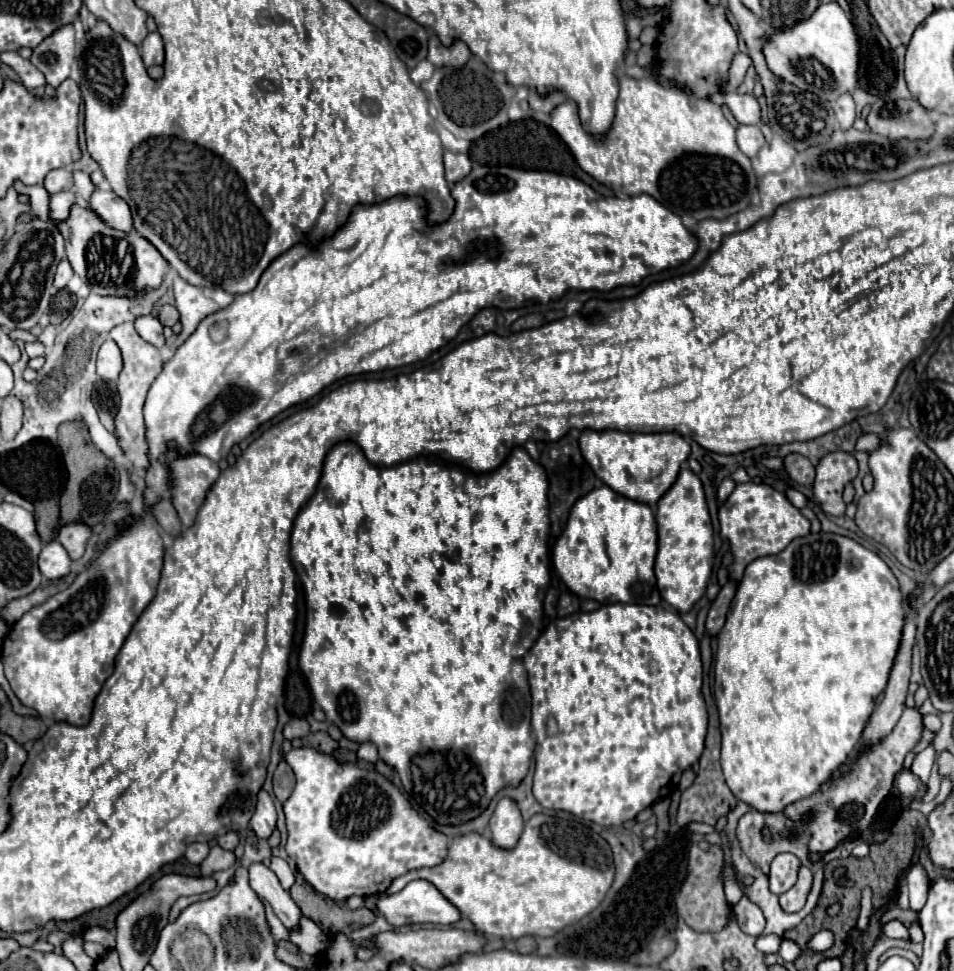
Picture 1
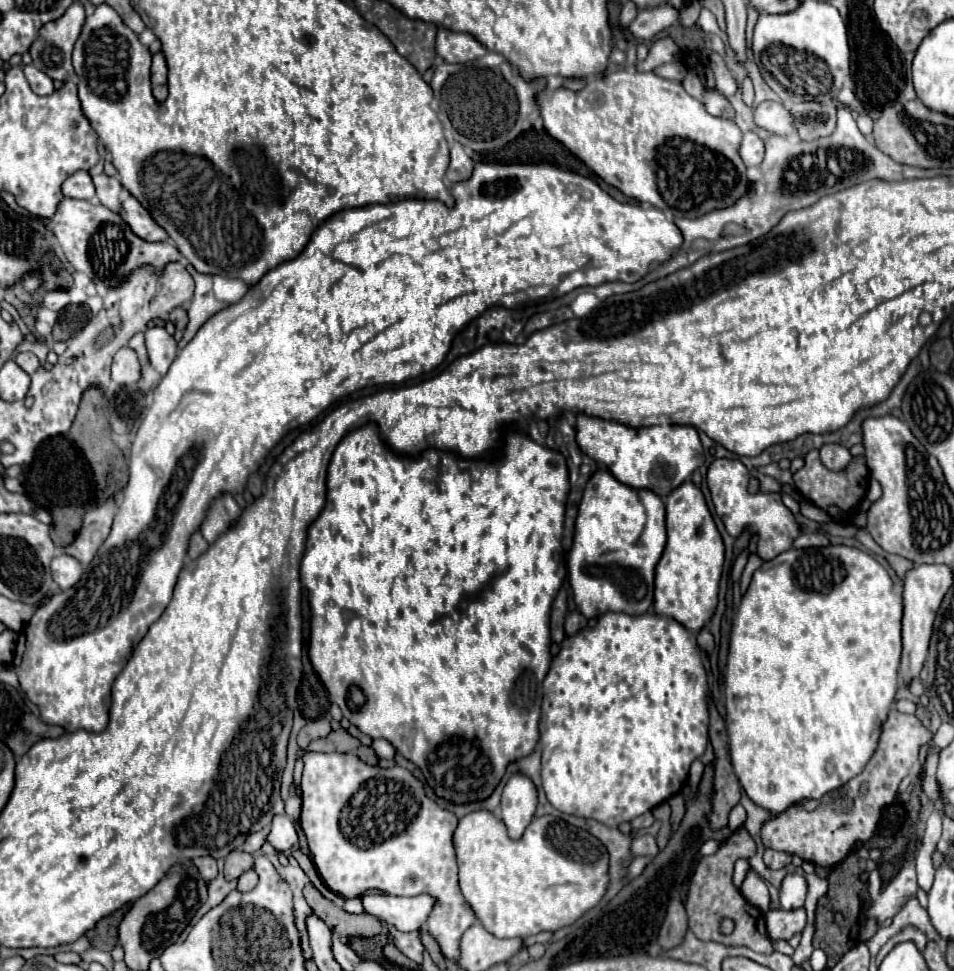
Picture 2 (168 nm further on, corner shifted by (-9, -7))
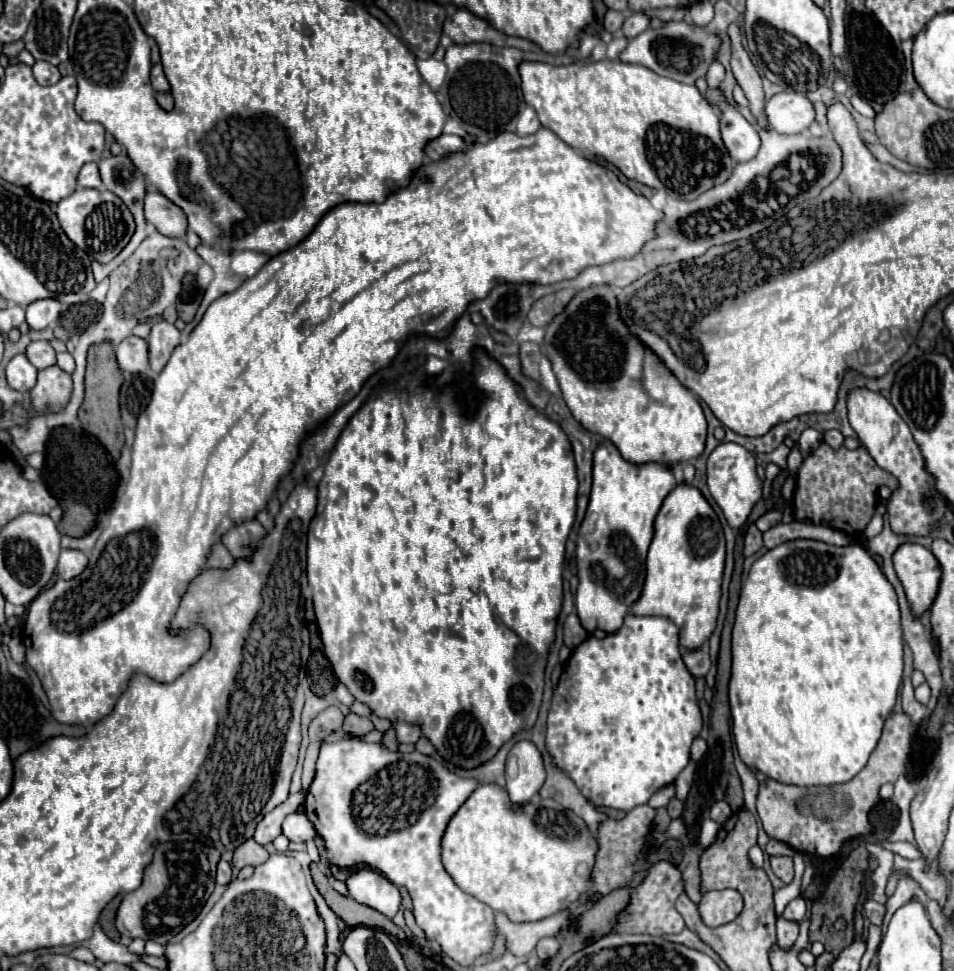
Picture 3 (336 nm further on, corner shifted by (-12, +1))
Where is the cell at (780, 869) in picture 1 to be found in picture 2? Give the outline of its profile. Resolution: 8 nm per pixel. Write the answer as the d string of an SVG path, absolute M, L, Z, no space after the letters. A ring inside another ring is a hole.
M797 872L787 874L787 876L783 878L781 890L779 890L781 908L783 908L783 910L799 908L799 906L803 906L805 896L807 896L807 880L805 880L801 874L797 874Z

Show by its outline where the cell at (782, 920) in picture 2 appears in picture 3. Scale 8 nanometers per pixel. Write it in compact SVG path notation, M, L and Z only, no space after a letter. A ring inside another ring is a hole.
M778 918L776 922L776 930L778 930L778 938L776 944L782 950L790 950L798 938L798 924L796 922L786 922L784 918Z

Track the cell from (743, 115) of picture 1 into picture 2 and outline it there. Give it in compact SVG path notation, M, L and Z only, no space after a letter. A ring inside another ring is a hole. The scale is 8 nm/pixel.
M763 102L753 110L753 122L757 128L773 132L777 136L787 136L795 130L793 118L789 116L787 108L777 102Z

